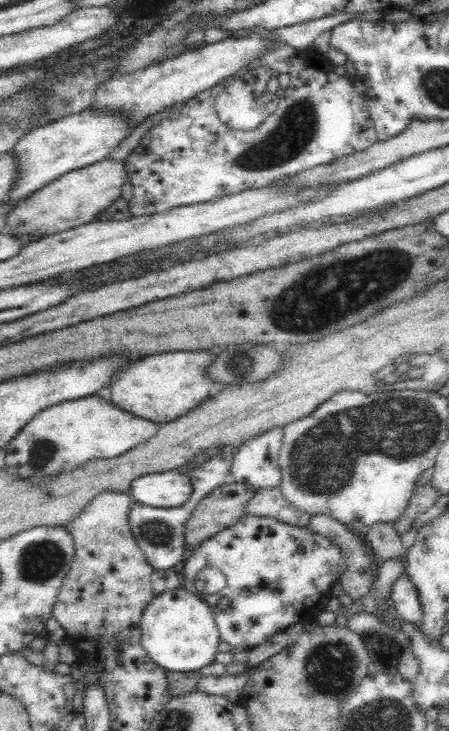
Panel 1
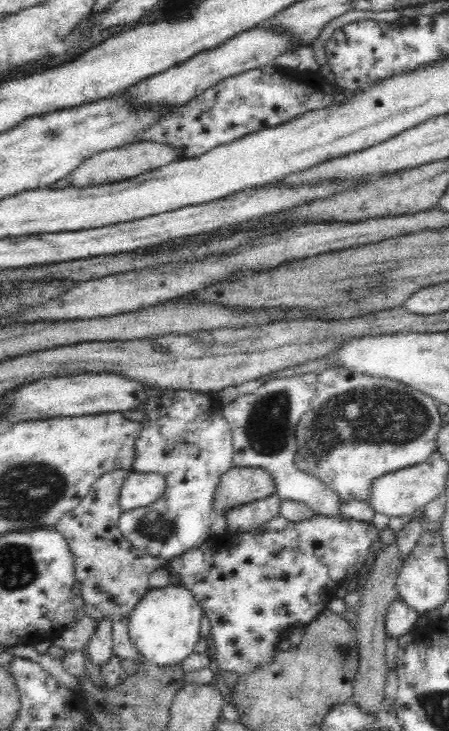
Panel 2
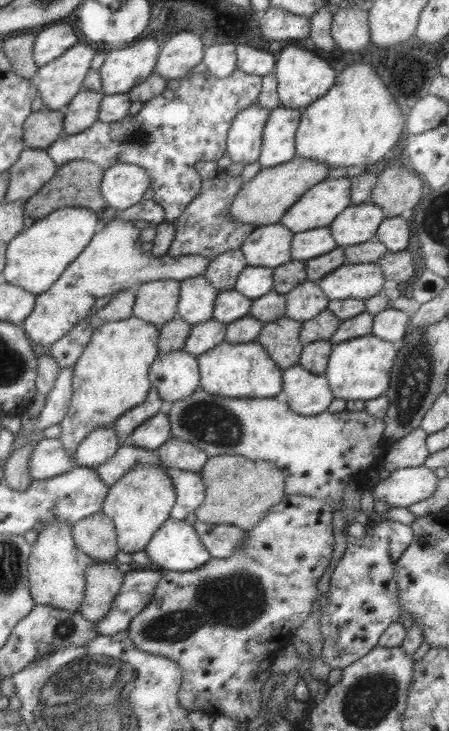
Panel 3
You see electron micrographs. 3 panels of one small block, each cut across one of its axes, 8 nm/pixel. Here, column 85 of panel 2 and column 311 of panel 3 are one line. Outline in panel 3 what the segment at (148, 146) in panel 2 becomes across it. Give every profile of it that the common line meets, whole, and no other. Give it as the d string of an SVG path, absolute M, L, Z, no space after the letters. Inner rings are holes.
M298 156L273 168L260 168L249 181L243 182L243 185L239 187L229 207L230 218L239 224L253 224L255 227L279 223L289 206L297 202L297 199L309 190L309 187L325 179L328 170L329 166L325 166L323 162Z

